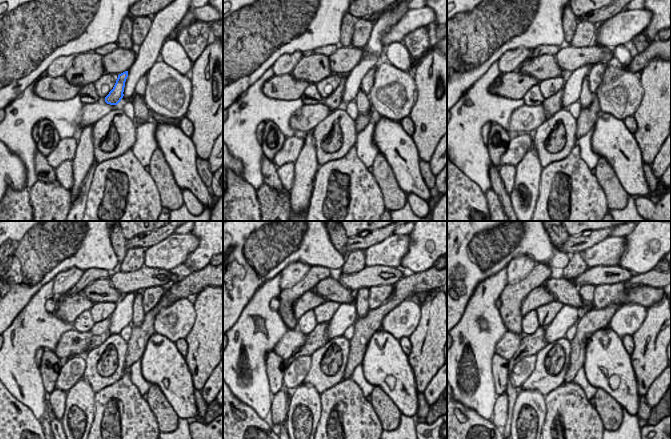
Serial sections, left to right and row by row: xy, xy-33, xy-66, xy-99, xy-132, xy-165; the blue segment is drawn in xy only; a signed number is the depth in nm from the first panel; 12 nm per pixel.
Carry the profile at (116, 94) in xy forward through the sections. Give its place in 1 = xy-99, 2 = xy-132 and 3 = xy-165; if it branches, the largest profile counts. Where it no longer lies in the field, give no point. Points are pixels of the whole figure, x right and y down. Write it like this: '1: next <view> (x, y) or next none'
1: next xy-99 (100, 331)
2: next xy-132 (318, 337)
3: next xy-165 (531, 344)

